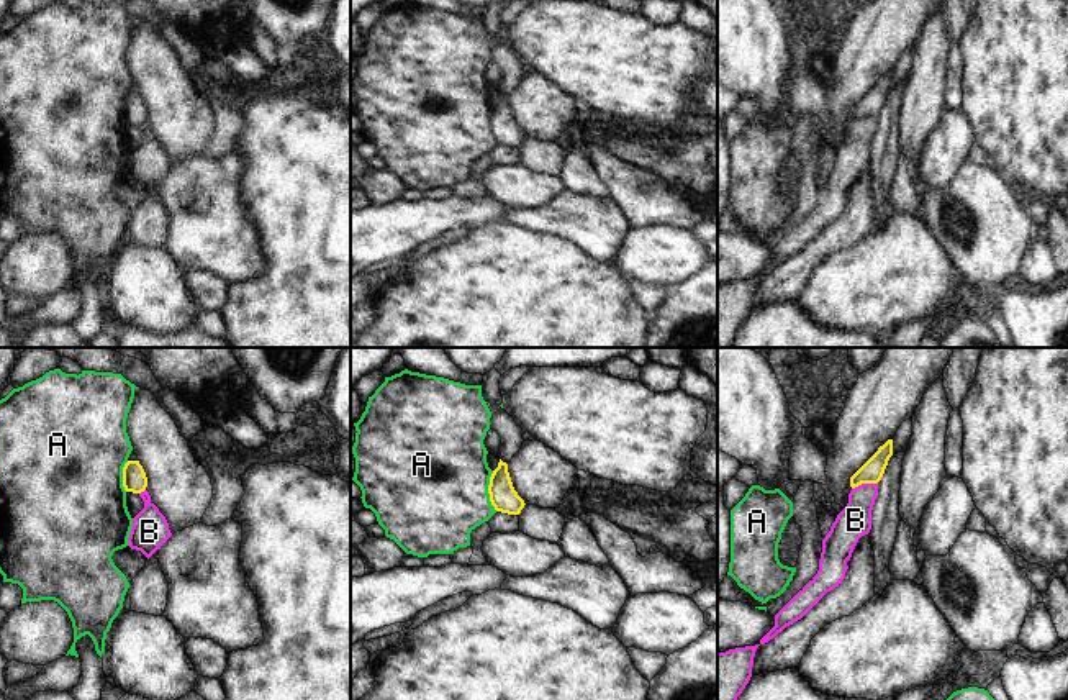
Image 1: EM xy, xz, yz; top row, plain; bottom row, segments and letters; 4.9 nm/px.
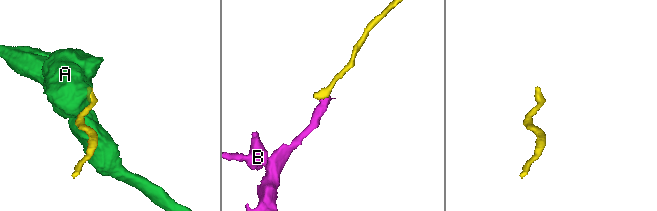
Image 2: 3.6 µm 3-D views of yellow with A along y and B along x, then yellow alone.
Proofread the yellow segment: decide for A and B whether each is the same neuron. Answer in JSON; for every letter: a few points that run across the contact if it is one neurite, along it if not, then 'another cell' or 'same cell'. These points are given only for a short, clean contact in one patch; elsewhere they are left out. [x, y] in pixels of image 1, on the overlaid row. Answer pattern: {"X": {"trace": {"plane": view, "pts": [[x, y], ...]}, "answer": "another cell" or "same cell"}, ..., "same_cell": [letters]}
{"A": {"answer": "another cell"}, "B": {"trace": {"plane": "yz", "pts": [[877, 482], [862, 482], [852, 489]]}, "answer": "another cell"}, "same_cell": []}

